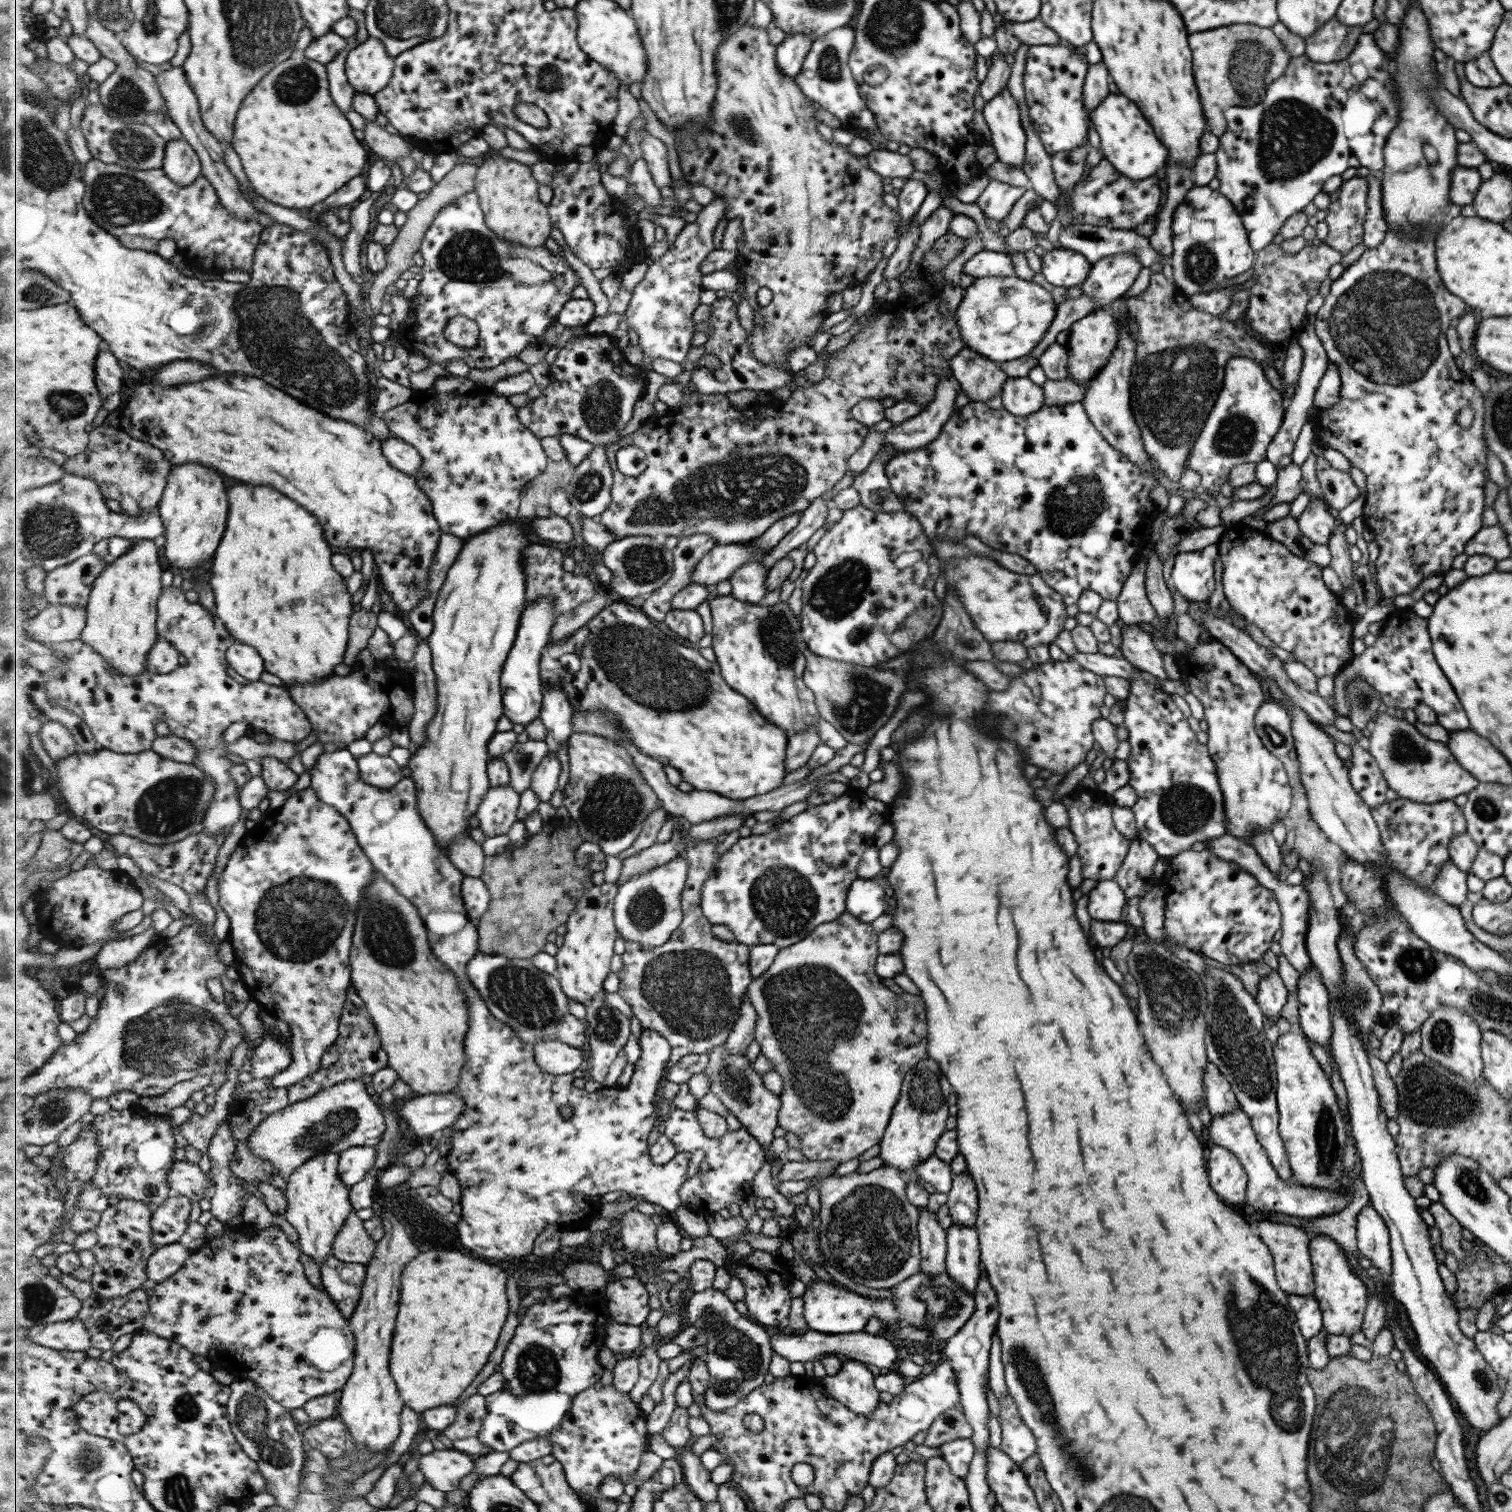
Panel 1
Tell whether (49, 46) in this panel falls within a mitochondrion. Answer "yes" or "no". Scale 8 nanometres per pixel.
no

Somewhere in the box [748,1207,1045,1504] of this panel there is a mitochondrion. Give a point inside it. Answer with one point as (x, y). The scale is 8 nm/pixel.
(928, 1301)

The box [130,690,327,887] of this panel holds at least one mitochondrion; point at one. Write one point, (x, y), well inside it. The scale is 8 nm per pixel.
(166, 808)

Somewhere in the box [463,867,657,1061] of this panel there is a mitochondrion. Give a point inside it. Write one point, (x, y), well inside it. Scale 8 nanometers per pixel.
(521, 994)

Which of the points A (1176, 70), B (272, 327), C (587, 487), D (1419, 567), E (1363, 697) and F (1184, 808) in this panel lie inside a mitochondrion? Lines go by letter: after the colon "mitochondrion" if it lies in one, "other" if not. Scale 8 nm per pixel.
A: other
B: mitochondrion
C: mitochondrion
D: other
E: mitochondrion
F: mitochondrion

